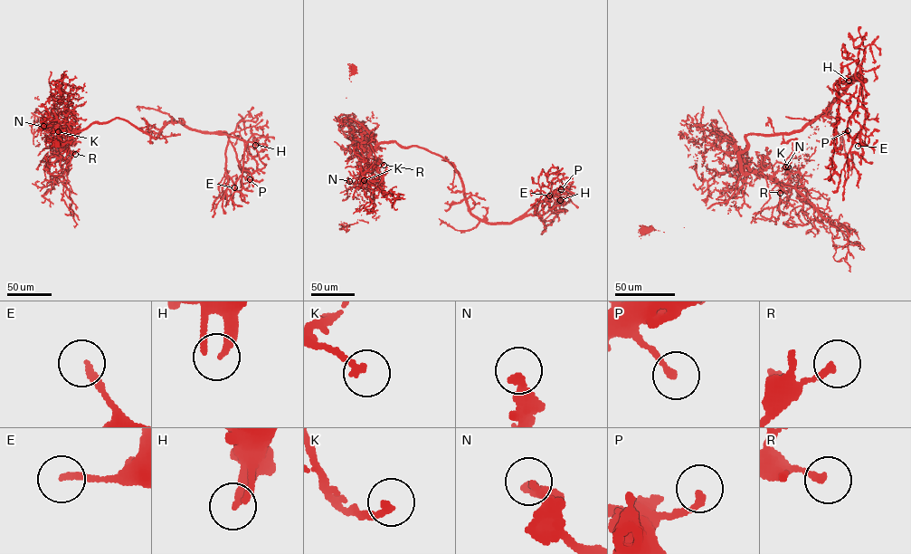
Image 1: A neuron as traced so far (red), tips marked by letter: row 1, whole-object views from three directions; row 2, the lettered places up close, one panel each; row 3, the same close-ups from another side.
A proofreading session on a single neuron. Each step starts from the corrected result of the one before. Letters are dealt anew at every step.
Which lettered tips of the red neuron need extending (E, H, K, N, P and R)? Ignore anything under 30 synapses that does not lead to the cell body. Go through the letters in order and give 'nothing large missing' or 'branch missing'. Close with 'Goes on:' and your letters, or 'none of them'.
E: nothing large missing
H: nothing large missing
K: nothing large missing
N: nothing large missing
P: nothing large missing
R: nothing large missing
Goes on: none of them

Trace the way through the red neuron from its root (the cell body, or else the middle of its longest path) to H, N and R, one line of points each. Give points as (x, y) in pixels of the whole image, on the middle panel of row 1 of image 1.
H: (429, 151), (441, 156), (457, 171), (470, 211), (482, 221), (511, 223), (547, 196), (555, 194), (560, 200)
N: (429, 151), (393, 141), (380, 143), (367, 157), (366, 173), (356, 176), (356, 182), (349, 181)
R: (429, 151), (416, 146), (402, 147), (393, 141), (380, 143), (367, 157), (368, 170), (384, 165)

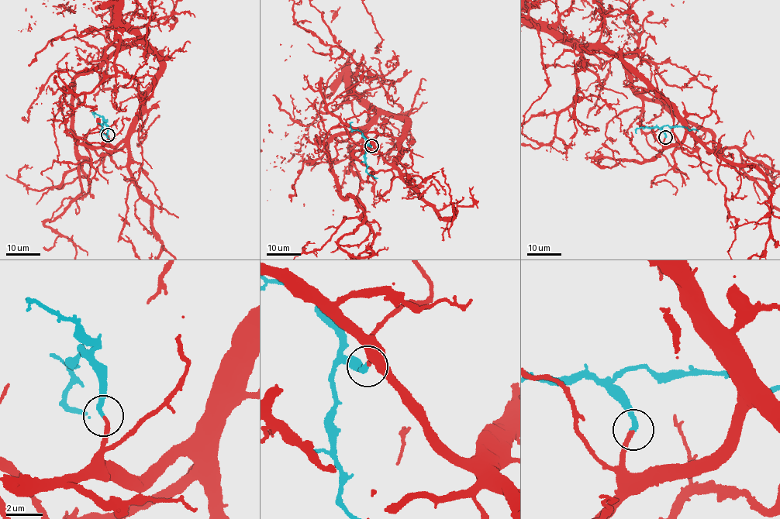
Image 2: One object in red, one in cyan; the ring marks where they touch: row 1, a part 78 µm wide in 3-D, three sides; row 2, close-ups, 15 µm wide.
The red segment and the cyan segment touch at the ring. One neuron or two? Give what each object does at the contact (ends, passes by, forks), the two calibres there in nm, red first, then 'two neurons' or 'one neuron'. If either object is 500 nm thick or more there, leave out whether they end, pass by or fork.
red ends there; cyan ends there; 240 nm thick on the red side, 240 nm on the other; one neuron

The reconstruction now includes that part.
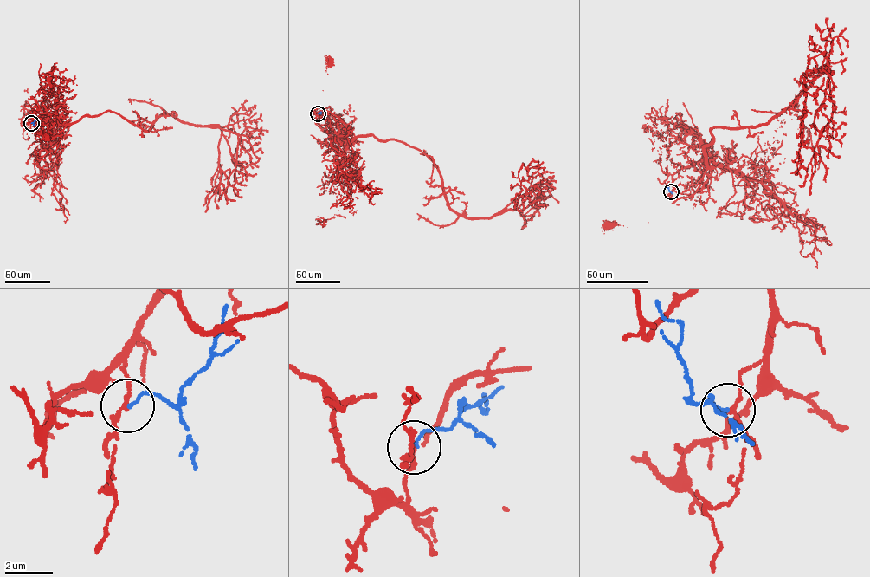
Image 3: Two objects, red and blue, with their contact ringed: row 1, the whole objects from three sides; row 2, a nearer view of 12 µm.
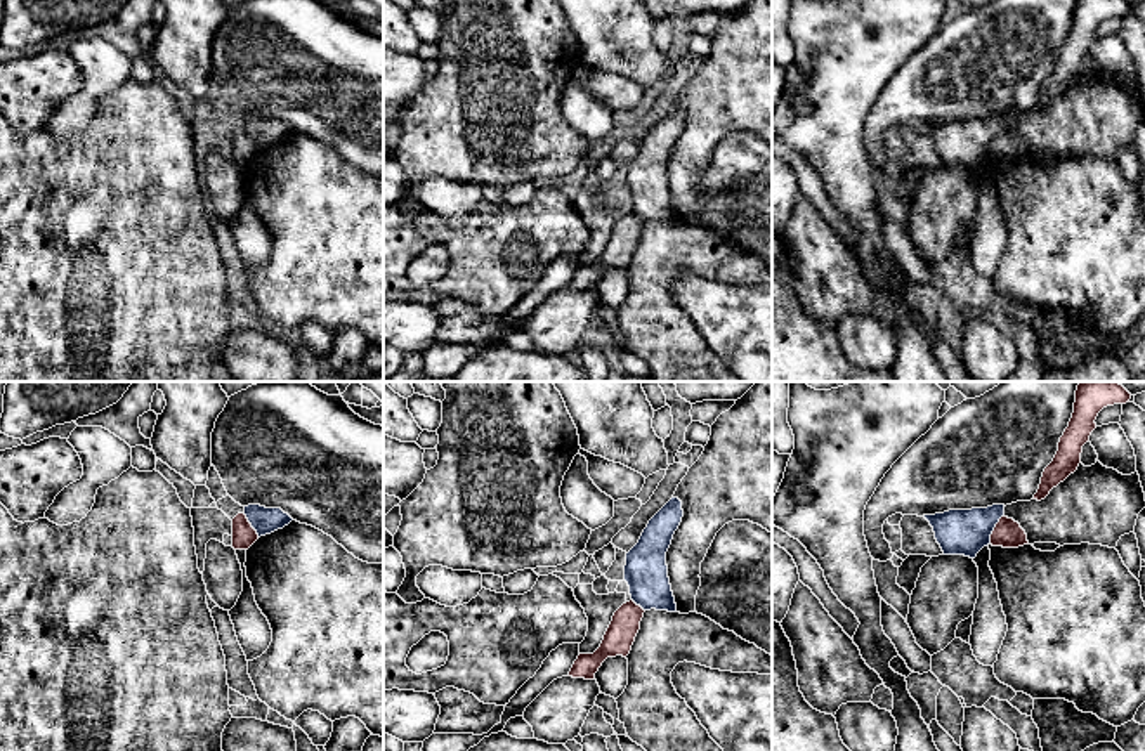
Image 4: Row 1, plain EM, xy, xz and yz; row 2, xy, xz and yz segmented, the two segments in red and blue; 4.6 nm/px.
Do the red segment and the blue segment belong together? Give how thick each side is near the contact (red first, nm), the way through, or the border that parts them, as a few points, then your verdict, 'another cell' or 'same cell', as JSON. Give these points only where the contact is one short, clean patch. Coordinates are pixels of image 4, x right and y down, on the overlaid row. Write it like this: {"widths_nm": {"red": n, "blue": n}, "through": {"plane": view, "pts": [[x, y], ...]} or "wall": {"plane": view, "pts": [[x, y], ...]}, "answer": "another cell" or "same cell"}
{"widths_nm": {"red": 130, "blue": 200}, "wall": {"plane": "yz", "pts": [[1003, 514], [989, 542]]}, "answer": "another cell"}

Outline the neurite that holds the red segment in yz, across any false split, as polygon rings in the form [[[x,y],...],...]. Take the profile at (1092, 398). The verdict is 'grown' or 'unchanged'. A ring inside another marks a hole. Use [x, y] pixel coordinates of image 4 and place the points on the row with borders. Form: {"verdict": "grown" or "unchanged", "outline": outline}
{"verdict": "unchanged", "outline": [[[1079,382],[1072,418],[1060,437],[1053,461],[1043,472],[1039,489],[1032,500],[1044,500],[1053,487],[1077,470],[1083,446],[1096,428],[1098,413],[1107,406],[1126,404],[1129,399],[1131,394],[1116,382]]]}

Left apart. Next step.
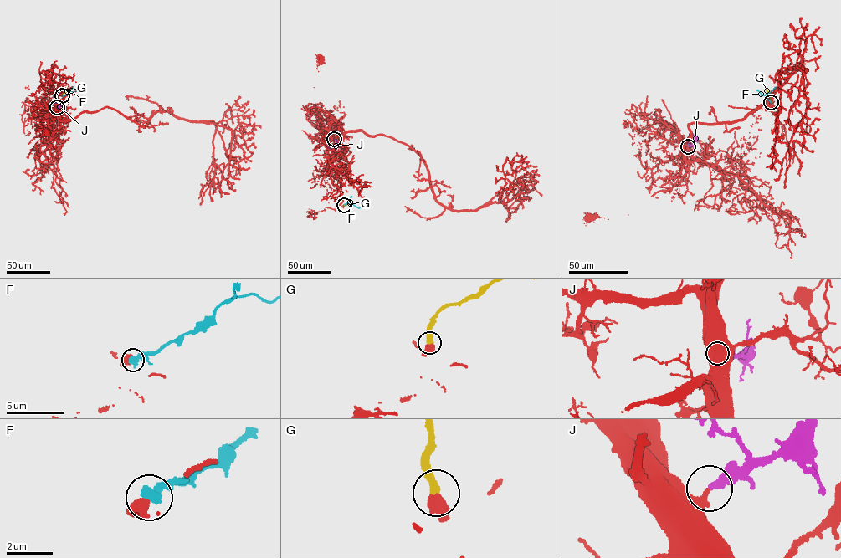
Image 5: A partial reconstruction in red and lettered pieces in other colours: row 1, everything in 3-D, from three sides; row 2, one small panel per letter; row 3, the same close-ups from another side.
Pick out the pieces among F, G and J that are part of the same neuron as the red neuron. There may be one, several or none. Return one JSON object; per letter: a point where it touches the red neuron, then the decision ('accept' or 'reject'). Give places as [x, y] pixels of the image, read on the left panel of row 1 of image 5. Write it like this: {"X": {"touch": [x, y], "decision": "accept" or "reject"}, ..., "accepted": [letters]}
{"F": {"touch": [63, 96], "decision": "reject"}, "G": {"touch": [62, 95], "decision": "accept"}, "J": {"touch": [57, 107], "decision": "accept"}, "accepted": ["G", "J"]}

